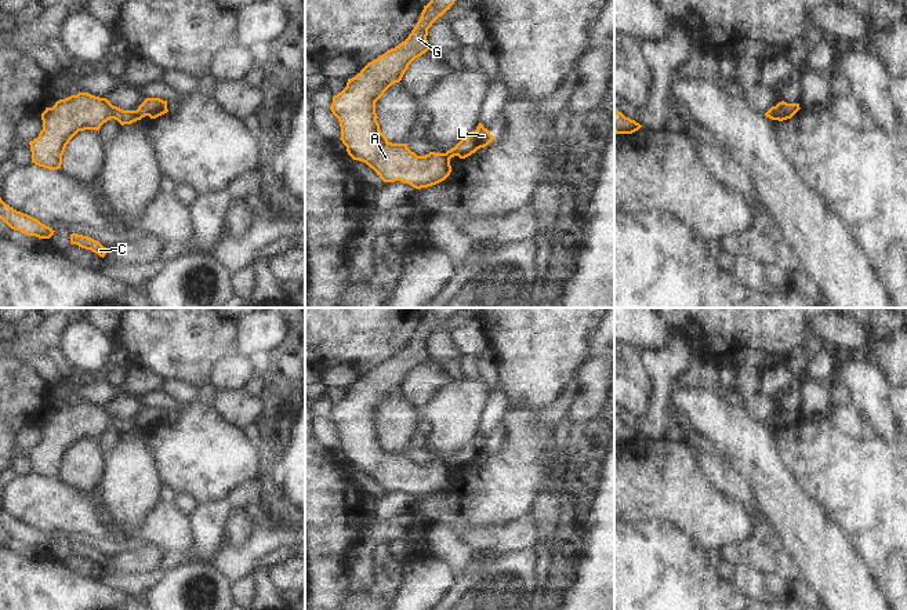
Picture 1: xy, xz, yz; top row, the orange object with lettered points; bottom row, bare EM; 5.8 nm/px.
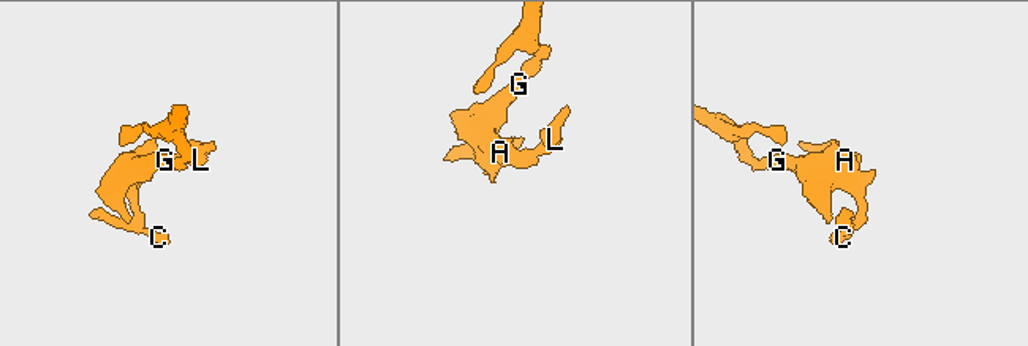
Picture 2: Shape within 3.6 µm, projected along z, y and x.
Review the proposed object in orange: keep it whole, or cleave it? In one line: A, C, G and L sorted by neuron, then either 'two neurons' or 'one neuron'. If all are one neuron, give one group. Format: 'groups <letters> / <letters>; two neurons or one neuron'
groups A C G / L; two neurons

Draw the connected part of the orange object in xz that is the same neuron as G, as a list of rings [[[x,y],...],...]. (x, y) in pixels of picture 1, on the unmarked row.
[[[431,308],[409,346],[369,371],[333,406],[330,418],[340,431],[340,449],[348,464],[366,472],[384,491],[400,490],[421,498],[445,490],[451,482],[446,462],[417,465],[407,453],[389,451],[380,439],[376,411],[392,393],[402,389],[416,367],[429,359],[428,338],[456,309],[458,308]]]

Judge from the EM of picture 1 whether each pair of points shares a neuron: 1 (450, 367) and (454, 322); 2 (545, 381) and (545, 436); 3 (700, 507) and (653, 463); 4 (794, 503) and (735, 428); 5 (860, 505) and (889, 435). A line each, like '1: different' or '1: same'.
1: same
2: same
3: same
4: same
5: different

